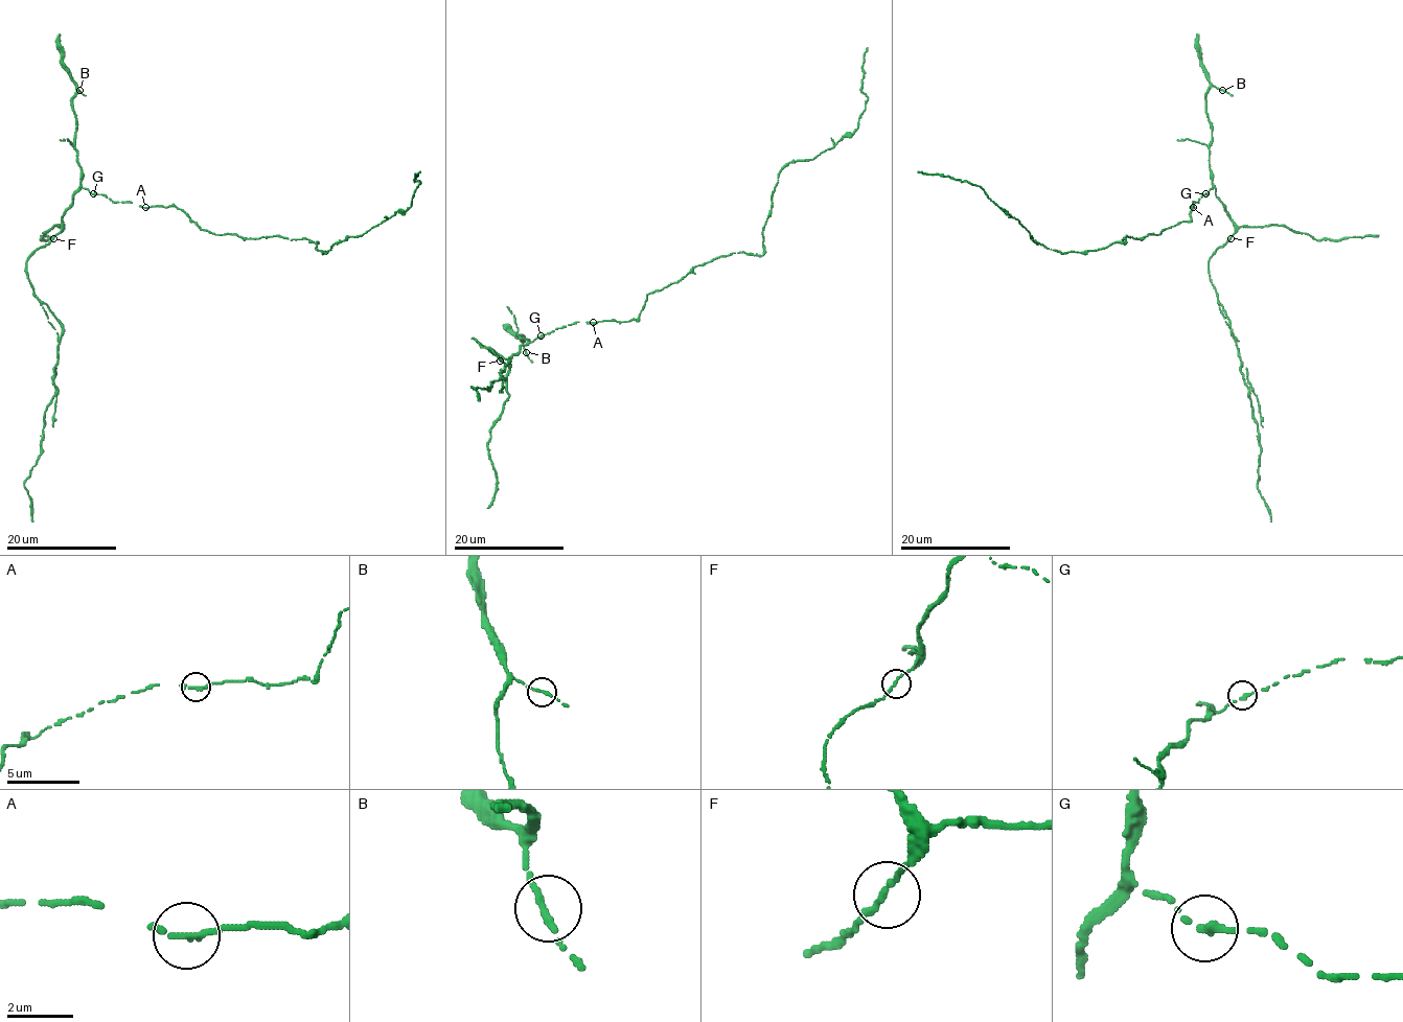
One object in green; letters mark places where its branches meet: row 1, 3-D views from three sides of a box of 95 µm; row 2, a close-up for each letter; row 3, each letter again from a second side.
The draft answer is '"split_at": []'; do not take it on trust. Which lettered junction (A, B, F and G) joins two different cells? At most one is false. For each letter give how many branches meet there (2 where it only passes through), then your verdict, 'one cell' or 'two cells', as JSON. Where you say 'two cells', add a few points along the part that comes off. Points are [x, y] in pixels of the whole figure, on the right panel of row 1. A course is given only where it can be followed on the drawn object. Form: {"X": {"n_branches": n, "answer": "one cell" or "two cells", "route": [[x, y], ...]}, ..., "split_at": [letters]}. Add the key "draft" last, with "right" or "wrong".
{"A": {"n_branches": 1, "answer": "one cell"}, "B": {"n_branches": 1, "answer": "one cell"}, "F": {"n_branches": 2, "answer": "one cell"}, "G": {"n_branches": 1, "answer": "one cell"}, "split_at": [], "draft": "right"}

